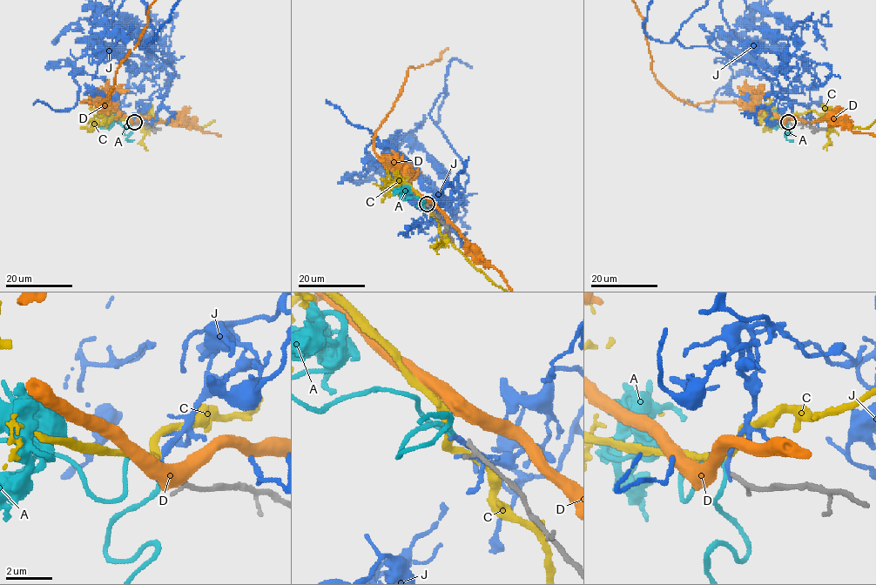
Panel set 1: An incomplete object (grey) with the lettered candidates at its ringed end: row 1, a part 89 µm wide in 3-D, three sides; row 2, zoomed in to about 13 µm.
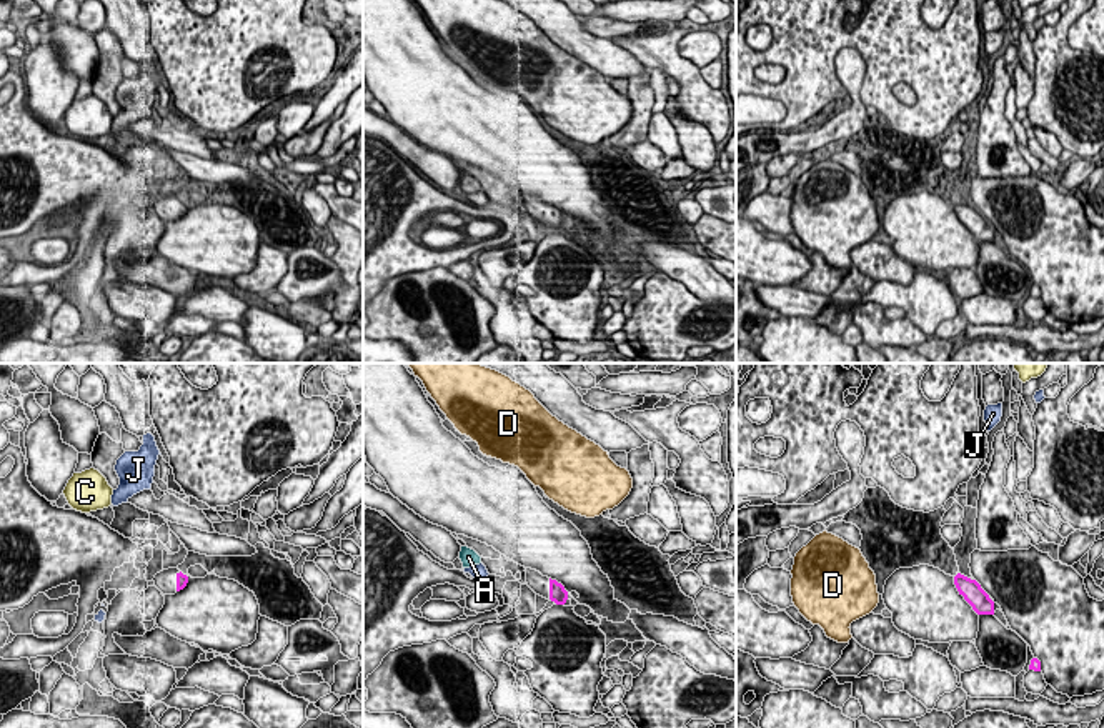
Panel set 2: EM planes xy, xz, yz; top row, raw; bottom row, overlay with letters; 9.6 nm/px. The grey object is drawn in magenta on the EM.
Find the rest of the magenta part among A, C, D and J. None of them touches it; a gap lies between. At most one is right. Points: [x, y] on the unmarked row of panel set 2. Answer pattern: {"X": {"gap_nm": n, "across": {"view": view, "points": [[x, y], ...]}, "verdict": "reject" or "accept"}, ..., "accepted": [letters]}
{"A": {"gap_nm": 700, "across": {"view": "xz", "points": [[550, 205], [480, 189]]}, "verdict": "reject"}, "C": {"gap_nm": 950, "across": {"view": "xy", "points": [[177, 200], [109, 132]]}, "verdict": "reject"}, "D": {"gap_nm": 650, "across": {"view": "xz", "points": [[550, 205], [571, 139]]}, "verdict": "reject"}, "J": {"gap_nm": 600, "across": {"view": "xz", "points": [[550, 205], [488, 200]]}, "verdict": "reject"}, "accepted": []}

